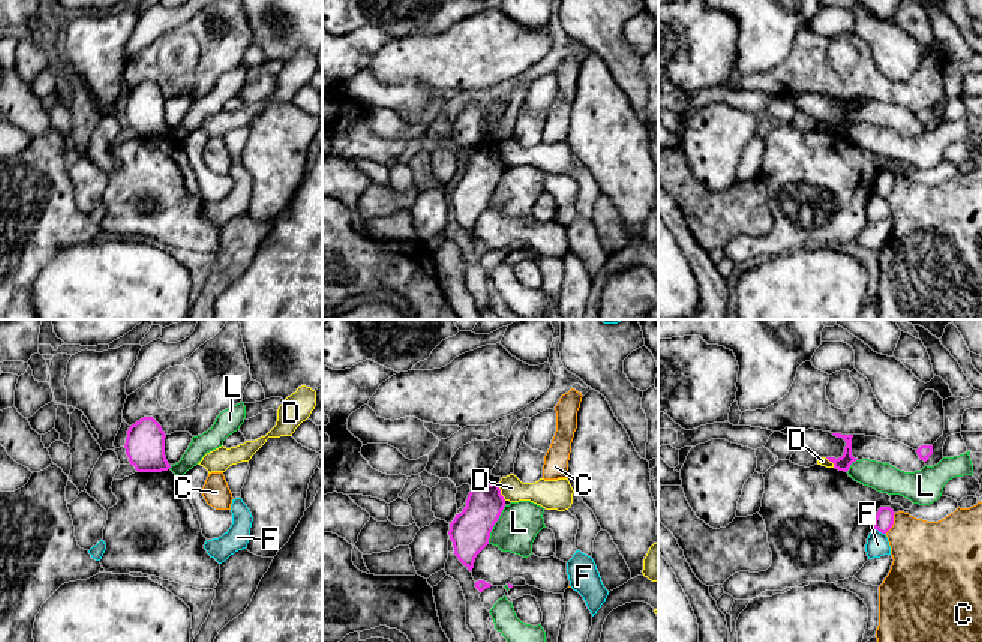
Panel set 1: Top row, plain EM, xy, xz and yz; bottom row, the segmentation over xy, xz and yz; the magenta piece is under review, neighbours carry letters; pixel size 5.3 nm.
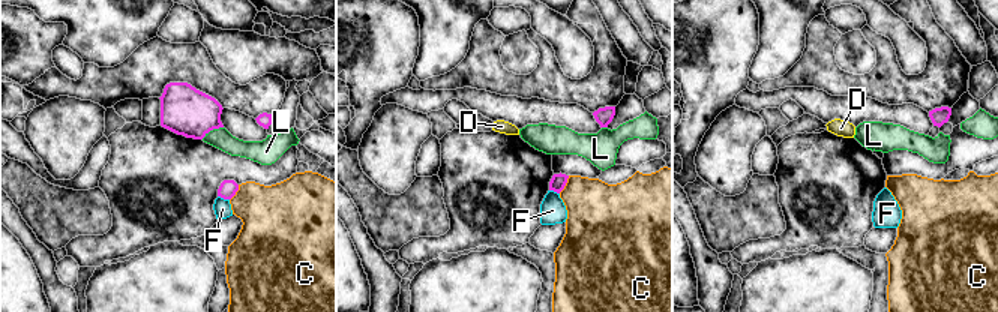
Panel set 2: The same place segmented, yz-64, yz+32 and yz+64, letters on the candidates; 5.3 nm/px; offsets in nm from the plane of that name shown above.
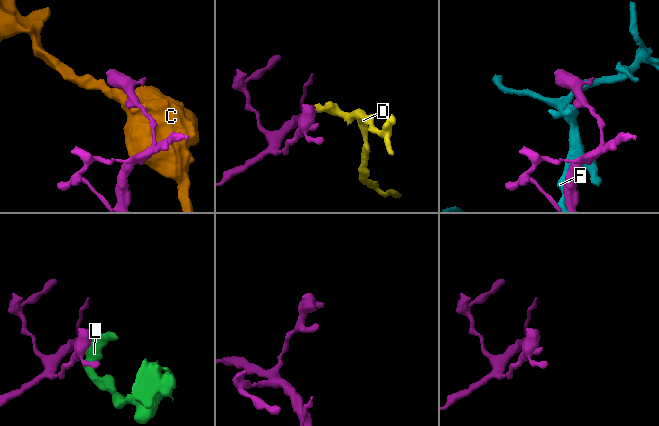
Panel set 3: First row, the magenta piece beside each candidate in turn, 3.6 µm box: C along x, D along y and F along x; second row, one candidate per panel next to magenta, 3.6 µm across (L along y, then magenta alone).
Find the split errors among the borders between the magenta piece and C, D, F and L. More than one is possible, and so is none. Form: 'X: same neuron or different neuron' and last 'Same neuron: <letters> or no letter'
C: different neuron
D: different neuron
F: different neuron
L: different neuron
Same neuron: no letter

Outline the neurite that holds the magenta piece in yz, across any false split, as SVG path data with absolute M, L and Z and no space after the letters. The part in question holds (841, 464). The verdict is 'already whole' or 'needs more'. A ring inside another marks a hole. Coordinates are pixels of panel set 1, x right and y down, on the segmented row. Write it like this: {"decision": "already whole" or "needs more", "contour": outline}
{"decision": "already whole", "contour": "M832 434L832 435L837 438L843 438L846 441L846 447L844 447L844 453L841 458L838 458L838 459L826 458L826 459L834 464L835 470L847 472L850 465L858 460L852 456L852 438L853 438L853 435L841 435L841 434Z"}

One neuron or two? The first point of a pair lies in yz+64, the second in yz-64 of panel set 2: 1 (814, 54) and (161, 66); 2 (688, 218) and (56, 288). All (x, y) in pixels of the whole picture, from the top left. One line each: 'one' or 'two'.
1: one
2: one

